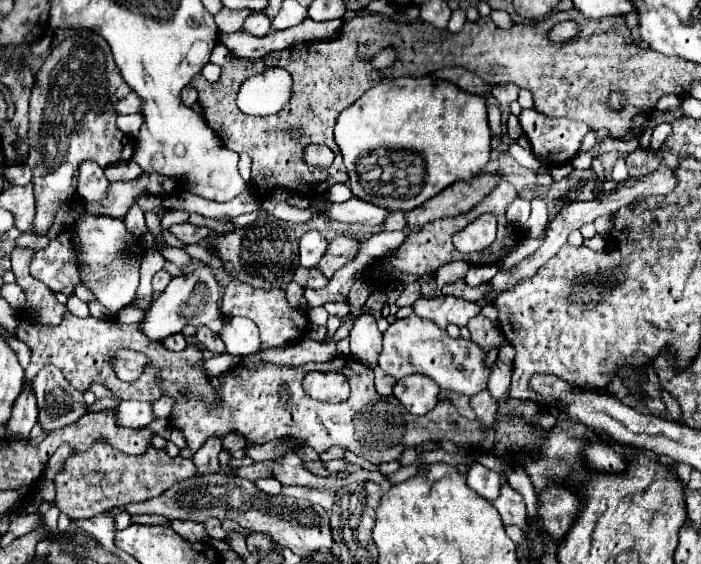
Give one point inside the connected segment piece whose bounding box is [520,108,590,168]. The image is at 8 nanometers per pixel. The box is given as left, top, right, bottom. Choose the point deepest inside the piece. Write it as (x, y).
(554, 142)

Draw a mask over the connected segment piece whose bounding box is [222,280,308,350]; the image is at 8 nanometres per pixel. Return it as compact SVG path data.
M232 280L226 286L224 300L222 300L222 314L228 316L228 318L232 318L232 316L250 318L260 328L260 340L262 340L264 350L274 348L274 346L282 346L286 342L294 342L294 340L298 340L302 330L308 328L306 314L288 306L283 290L280 290L280 288L276 288L276 290L254 288L250 284L244 284L244 282L238 282L238 280Z

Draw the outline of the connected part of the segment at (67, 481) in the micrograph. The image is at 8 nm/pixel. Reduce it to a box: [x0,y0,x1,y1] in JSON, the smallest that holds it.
[56,440,198,518]

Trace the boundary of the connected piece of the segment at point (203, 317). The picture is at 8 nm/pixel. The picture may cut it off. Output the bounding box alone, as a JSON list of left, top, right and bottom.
[142,264,224,340]

